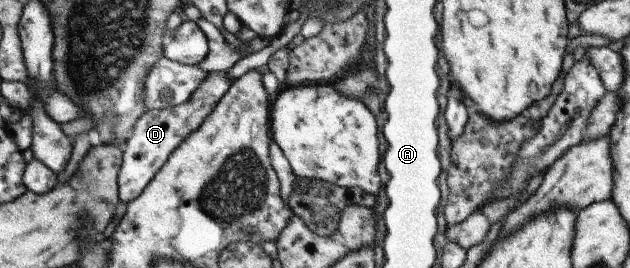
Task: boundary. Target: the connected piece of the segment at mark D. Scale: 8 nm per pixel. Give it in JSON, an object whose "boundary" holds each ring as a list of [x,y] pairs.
{"boundary":[[[227,70],[208,72],[206,79],[197,85],[184,103],[163,110],[145,110],[139,116],[122,150],[123,172],[119,172],[119,200],[121,202],[129,202],[135,196],[139,196],[141,190],[150,183],[155,173],[167,160],[171,151],[205,120],[232,82],[226,72]]]}

